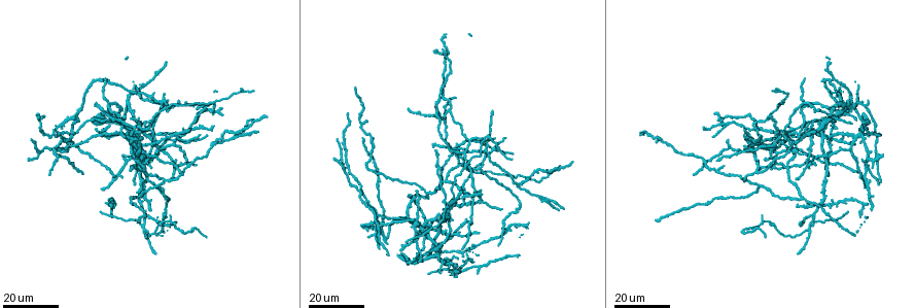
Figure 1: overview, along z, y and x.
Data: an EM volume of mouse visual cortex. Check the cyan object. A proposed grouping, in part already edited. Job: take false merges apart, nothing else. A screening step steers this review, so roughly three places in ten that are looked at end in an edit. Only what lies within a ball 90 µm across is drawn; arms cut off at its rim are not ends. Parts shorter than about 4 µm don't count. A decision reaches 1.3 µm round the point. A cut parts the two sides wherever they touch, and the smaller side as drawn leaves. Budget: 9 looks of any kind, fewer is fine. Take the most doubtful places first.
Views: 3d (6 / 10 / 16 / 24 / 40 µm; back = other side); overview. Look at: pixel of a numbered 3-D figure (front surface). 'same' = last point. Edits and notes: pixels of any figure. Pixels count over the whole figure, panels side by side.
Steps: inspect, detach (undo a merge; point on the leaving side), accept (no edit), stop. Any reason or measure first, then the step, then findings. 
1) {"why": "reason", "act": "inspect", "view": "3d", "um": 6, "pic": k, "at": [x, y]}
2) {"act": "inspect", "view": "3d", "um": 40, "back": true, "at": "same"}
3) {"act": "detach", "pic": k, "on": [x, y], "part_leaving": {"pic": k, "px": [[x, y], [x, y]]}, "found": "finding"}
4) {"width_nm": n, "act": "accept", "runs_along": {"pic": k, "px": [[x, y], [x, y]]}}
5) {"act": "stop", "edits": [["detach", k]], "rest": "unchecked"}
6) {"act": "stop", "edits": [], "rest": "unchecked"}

{"why": "four arms meet", "act": "inspect", "view": "3d", "um": 16, "pic": 1, "at": [242, 134]}

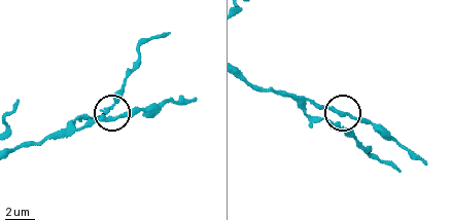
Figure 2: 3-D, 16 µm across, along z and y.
{"act": "inspect", "view": "3d", "um": 6, "pic": 2, "at": [339, 122]}

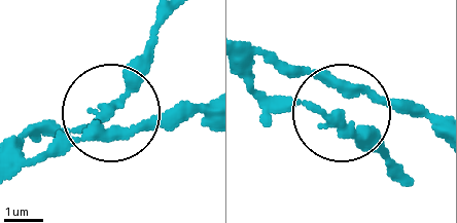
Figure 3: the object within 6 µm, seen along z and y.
{"why": "other side", "act": "inspect", "view": "3d", "um": 6, "back": true, "pic": 3, "at": [108, 113]}

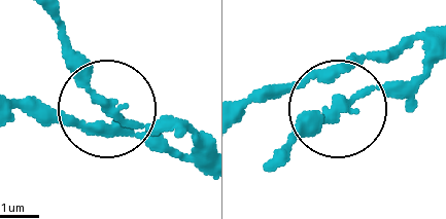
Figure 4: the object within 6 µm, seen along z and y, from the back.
{"width_nm": 240, "act": "accept", "runs_along": {"pic": 4, "px": [[198, 142], [169, 122], [34, 116]]}, "found": "continuous, no second neuron"}

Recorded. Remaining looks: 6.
{"why": "small branch off a trunk", "act": "inspect", "view": "3d", "um": 16, "pic": 1, "at": [866, 167]}

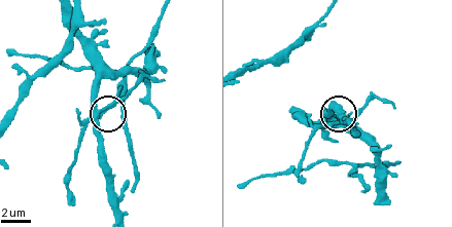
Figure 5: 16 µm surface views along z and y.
{"act": "inspect", "view": "3d", "um": 10, "pic": 5, "at": [101, 109]}

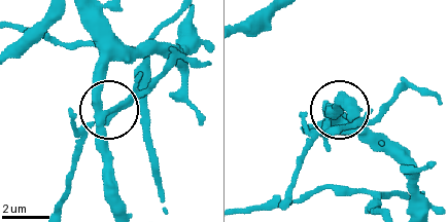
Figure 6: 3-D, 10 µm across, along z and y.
{"side_arm_um": 9, "arms": 4, "act": "accept", "found": "continuous, no second neuron"}

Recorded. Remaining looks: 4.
{"why": "three arms meet", "act": "inspect", "view": "3d", "um": 16, "pic": 1, "at": [474, 197]}

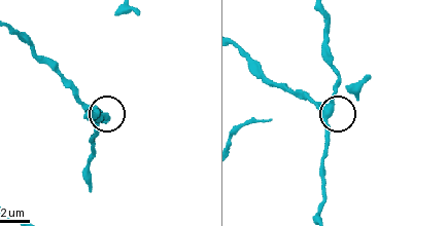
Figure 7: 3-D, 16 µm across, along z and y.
{"act": "inspect", "view": "3d", "um": 10, "pic": 7, "at": [325, 115]}

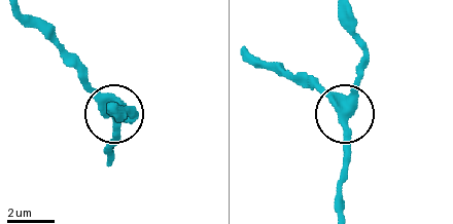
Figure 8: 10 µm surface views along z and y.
{"arms": 3, "act": "accept", "found": "all the same neuron"}

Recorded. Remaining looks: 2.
{"why": "three-way junction", "act": "inspect", "view": "3d", "um": 16, "pic": 1, "at": [143, 226]}

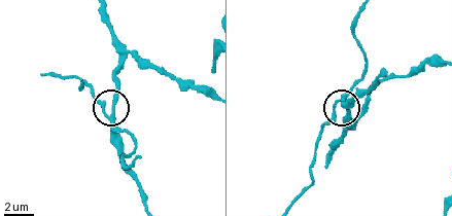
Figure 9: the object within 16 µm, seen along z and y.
{"why": "closer look", "act": "inspect", "view": "3d", "um": 10, "pic": 9, "at": [337, 102]}

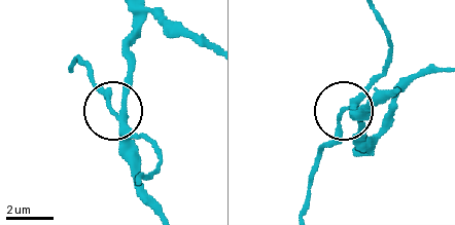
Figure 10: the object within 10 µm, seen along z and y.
{"side_arm_um": 44, "arms": 3, "act": "detach", "pic": 10, "on": [143, 134], "found": "a second neuron is stuck on"}

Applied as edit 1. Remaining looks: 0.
{"act": "stop", "edits": [["detach", 10]], "rest": "unchecked"}

